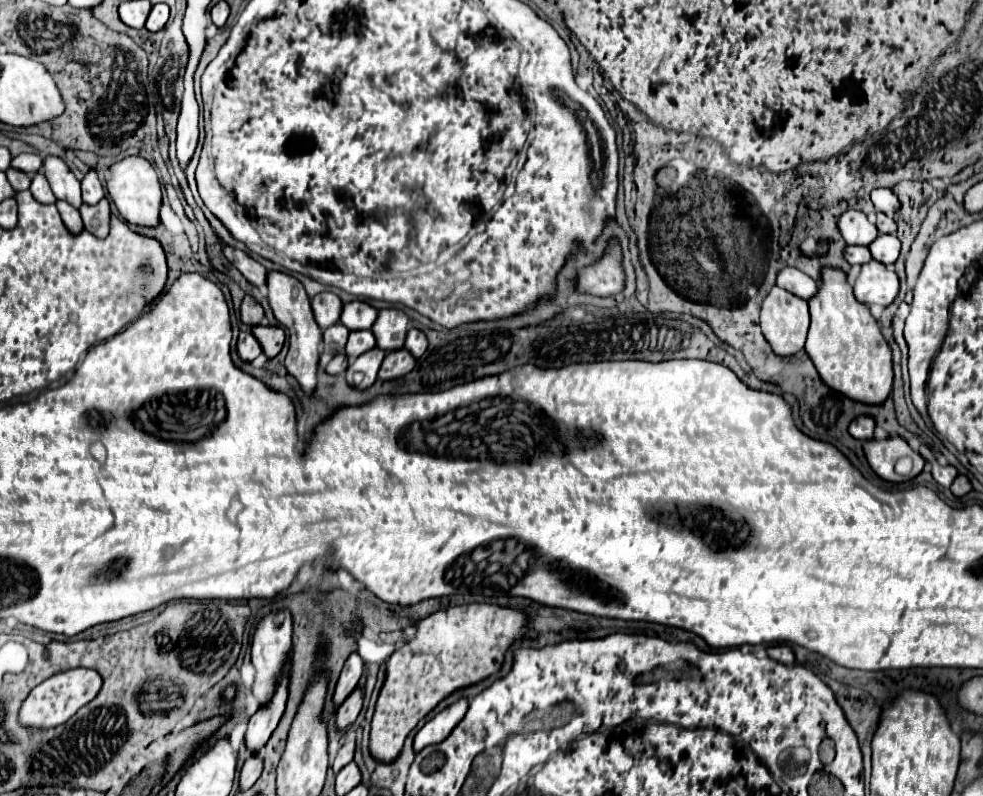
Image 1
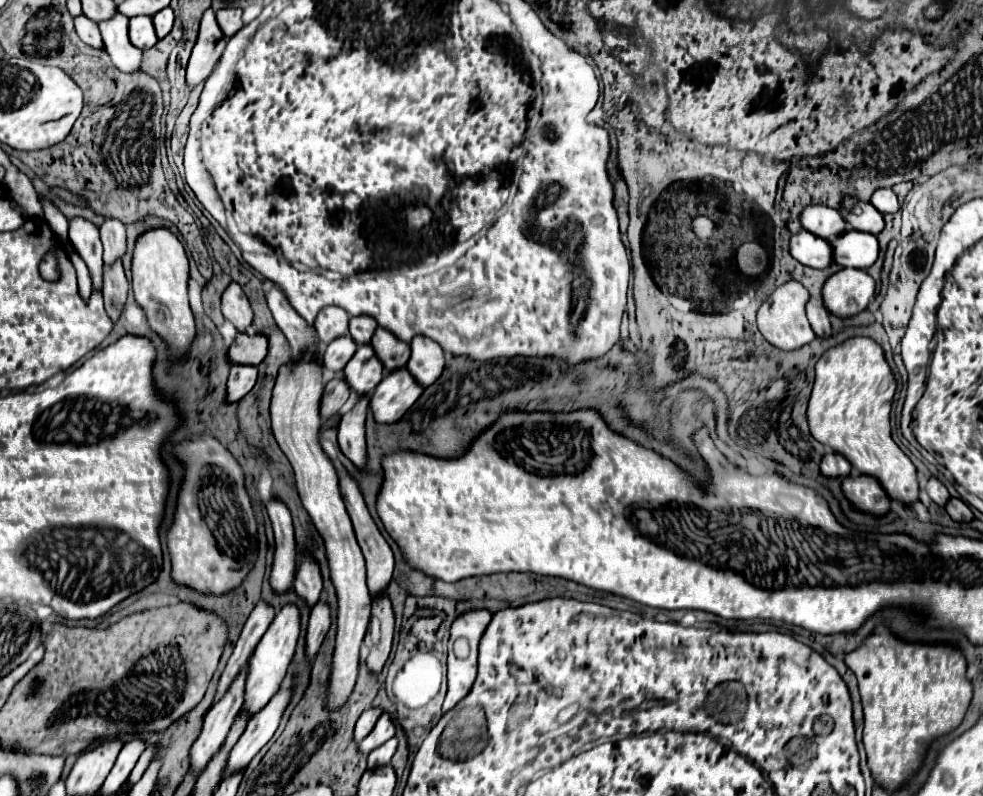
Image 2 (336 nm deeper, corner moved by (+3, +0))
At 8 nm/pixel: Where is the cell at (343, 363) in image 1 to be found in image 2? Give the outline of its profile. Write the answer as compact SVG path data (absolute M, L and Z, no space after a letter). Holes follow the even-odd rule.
M334 377L326 383L322 399L320 399L320 417L322 419L330 419L334 415L338 415L340 407L346 403L350 395L350 387L346 385L346 381L342 377Z

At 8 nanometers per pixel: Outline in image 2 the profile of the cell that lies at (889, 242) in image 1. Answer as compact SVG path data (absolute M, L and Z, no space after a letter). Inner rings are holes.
M848 229L828 243L832 247L832 261L840 267L868 269L878 259L880 251L876 235L856 229Z

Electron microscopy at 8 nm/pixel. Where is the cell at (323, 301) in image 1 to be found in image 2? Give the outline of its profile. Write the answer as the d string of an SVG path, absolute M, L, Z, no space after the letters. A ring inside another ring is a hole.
M338 307L322 309L314 321L314 329L316 329L322 345L328 345L336 337L348 335L348 321L350 321L350 317L344 309L338 309Z

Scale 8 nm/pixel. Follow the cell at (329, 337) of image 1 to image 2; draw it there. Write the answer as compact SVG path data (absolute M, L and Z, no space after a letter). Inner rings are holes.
M350 335L338 337L332 343L328 343L324 349L324 355L322 355L324 369L340 373L346 367L346 363L352 359L356 347L358 345L354 345L354 341L350 341Z

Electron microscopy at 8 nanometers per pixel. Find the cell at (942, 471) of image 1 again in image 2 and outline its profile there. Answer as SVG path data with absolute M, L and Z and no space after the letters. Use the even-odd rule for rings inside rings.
M934 477L926 483L926 493L928 493L930 499L932 499L936 505L940 505L940 507L944 507L944 505L948 503L948 499L950 499L946 487L944 487L938 479L934 479Z

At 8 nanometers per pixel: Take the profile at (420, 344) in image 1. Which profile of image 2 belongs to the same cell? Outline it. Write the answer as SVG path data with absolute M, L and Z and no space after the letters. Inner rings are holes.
M414 337L410 341L410 361L406 369L420 387L430 387L444 371L444 351L428 337Z

